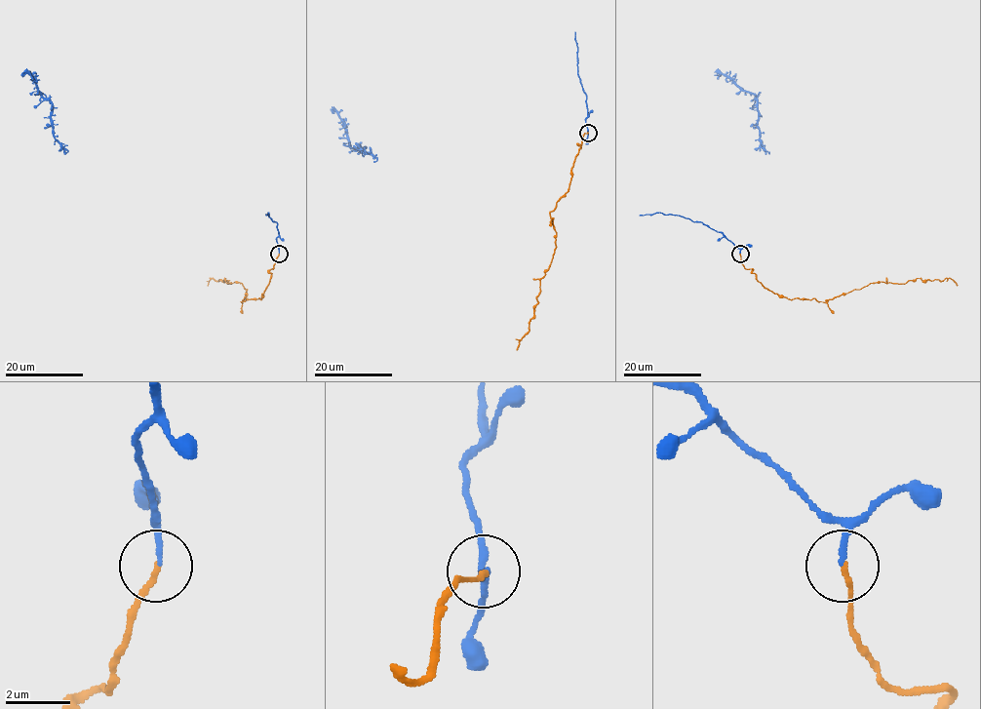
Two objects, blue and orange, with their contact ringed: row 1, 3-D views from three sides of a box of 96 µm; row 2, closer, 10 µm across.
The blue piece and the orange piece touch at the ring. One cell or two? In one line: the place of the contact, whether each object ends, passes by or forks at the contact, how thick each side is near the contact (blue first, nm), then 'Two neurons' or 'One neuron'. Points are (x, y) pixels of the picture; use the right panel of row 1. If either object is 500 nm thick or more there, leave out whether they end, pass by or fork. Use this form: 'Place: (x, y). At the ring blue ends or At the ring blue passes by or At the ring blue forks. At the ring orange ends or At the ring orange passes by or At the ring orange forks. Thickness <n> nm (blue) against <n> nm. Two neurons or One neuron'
Place: (740, 254). At the ring blue ends. At the ring orange ends. Thickness 150 nm (blue) against 160 nm. One neuron

